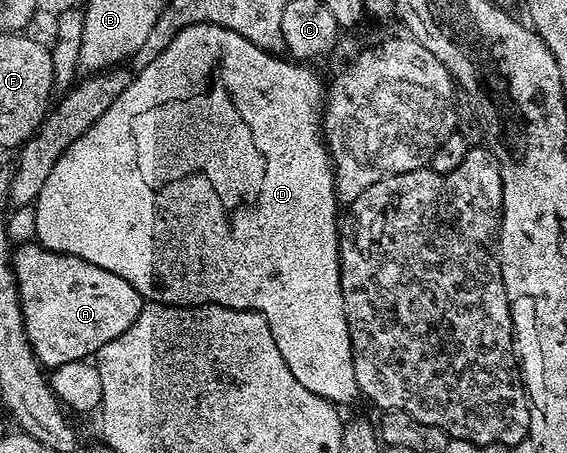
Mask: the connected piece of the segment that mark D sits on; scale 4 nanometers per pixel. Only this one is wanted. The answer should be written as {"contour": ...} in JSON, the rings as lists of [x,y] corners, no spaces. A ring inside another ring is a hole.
{"contour":[[[196,23],[178,31],[171,45],[167,45],[167,49],[163,49],[163,53],[147,65],[147,69],[134,74],[127,89],[111,101],[107,113],[103,113],[103,117],[99,117],[99,121],[95,121],[83,137],[75,140],[61,154],[35,200],[35,239],[49,251],[77,255],[83,261],[91,261],[91,265],[99,265],[99,269],[107,269],[123,277],[123,281],[130,283],[141,294],[142,300],[151,303],[170,303],[172,307],[216,305],[236,311],[257,311],[267,321],[271,337],[275,337],[275,345],[279,345],[279,353],[283,353],[283,361],[287,361],[287,369],[295,373],[295,381],[328,403],[342,405],[358,398],[359,392],[347,317],[343,313],[337,190],[333,184],[329,149],[321,134],[323,85],[321,89],[321,79],[309,68],[312,66],[281,58],[285,57],[259,49],[251,45],[247,37],[239,37],[239,33],[214,23]]]}

